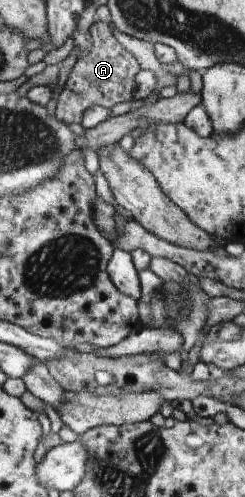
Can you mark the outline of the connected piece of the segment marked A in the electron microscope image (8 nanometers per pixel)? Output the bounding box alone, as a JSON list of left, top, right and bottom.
[55,21,141,123]

